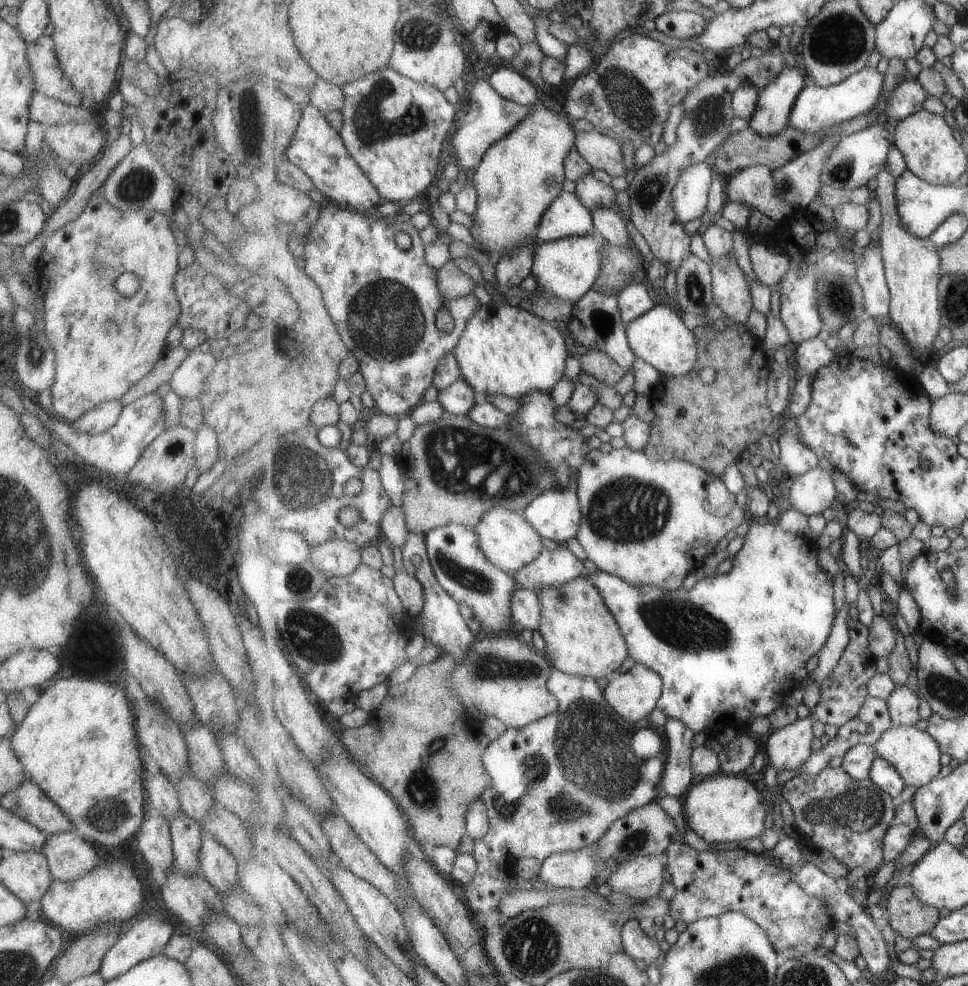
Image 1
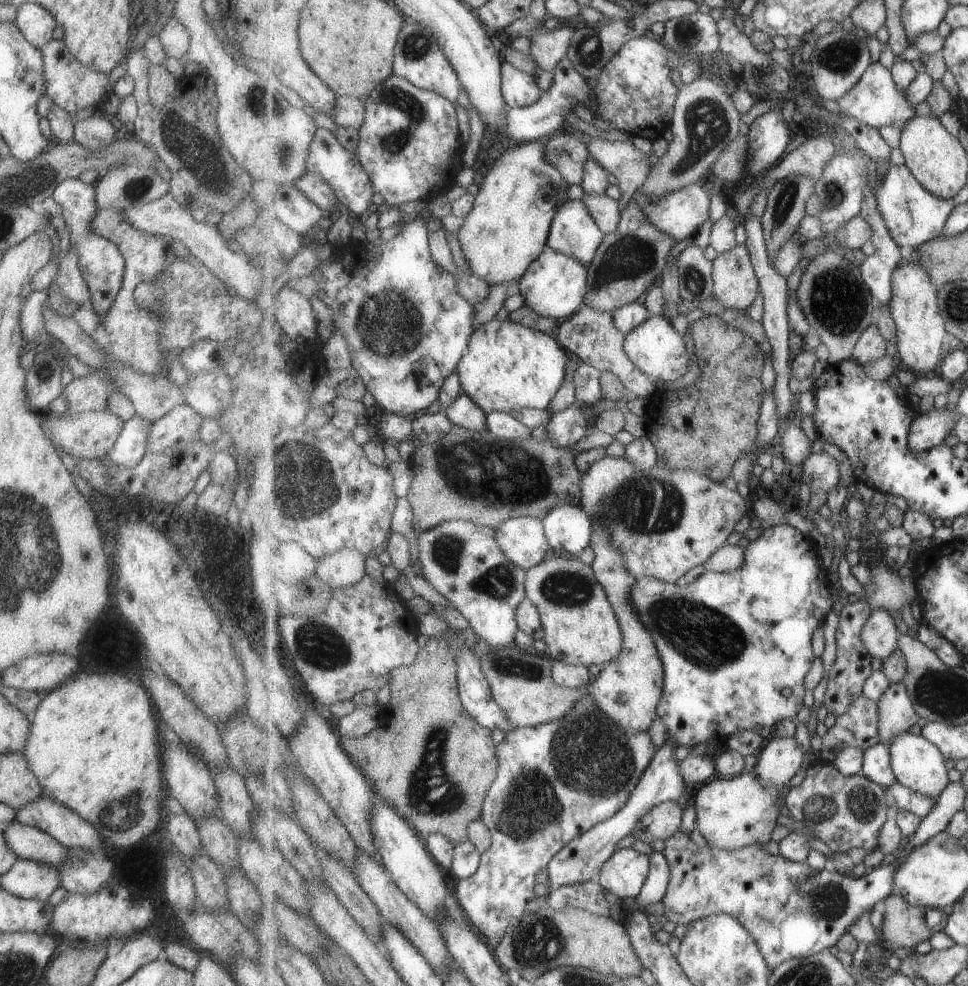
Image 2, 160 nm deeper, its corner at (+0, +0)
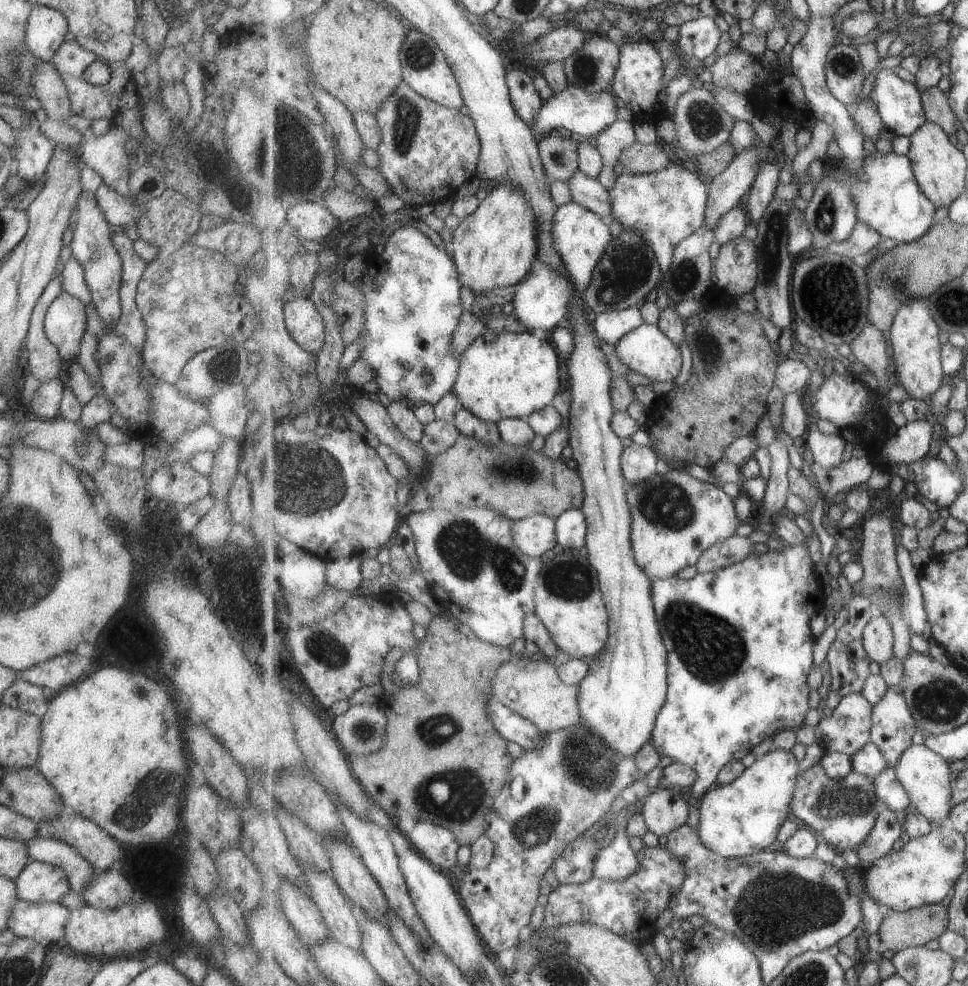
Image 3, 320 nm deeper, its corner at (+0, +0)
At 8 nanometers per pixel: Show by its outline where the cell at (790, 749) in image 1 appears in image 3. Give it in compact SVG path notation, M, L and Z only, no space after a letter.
M771 748L768 753L757 758L735 782L714 786L707 794L704 794L699 806L700 821L697 829L704 845L726 858L745 857L767 851L769 846L778 840L781 826L785 825L789 814L792 813L793 796L796 794L801 772L799 760L795 758L793 752Z

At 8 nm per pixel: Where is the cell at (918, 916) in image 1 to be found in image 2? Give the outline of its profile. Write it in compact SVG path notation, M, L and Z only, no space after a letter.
M891 894L883 901L886 912L880 936L889 951L897 946L913 951L917 944L924 940L930 941L933 934L936 934L935 928L927 926L927 908L909 904L899 894Z

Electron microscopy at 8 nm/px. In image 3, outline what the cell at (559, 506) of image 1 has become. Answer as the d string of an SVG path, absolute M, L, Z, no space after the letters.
M582 509L566 510L556 518L558 544L568 548L575 554L579 548L586 546L588 535L588 520Z

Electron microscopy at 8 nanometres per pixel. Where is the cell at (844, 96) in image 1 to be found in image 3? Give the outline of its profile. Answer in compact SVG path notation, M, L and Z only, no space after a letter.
M882 69L876 75L874 86L870 92L886 128L895 135L911 136L925 124L925 108L921 102L921 91L915 83L907 82L896 74L896 70Z

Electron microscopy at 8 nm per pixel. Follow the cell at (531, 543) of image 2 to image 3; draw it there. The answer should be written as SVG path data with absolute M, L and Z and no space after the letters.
M534 514L519 519L512 526L514 541L525 554L540 557L558 544L556 519L546 514Z

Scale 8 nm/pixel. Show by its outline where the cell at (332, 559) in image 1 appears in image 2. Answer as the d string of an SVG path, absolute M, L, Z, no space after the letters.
M341 548L317 562L317 575L332 588L357 584L367 574L367 556L359 550Z

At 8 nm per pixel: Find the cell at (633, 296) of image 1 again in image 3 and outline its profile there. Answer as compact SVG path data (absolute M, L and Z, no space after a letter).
M641 305L605 312L593 318L598 337L617 345L627 334L639 329L645 323Z

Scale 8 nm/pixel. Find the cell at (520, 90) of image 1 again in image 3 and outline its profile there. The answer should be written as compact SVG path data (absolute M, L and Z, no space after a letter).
M511 69L507 74L513 107L522 120L532 128L539 116L544 100L535 87L534 80L525 70Z

